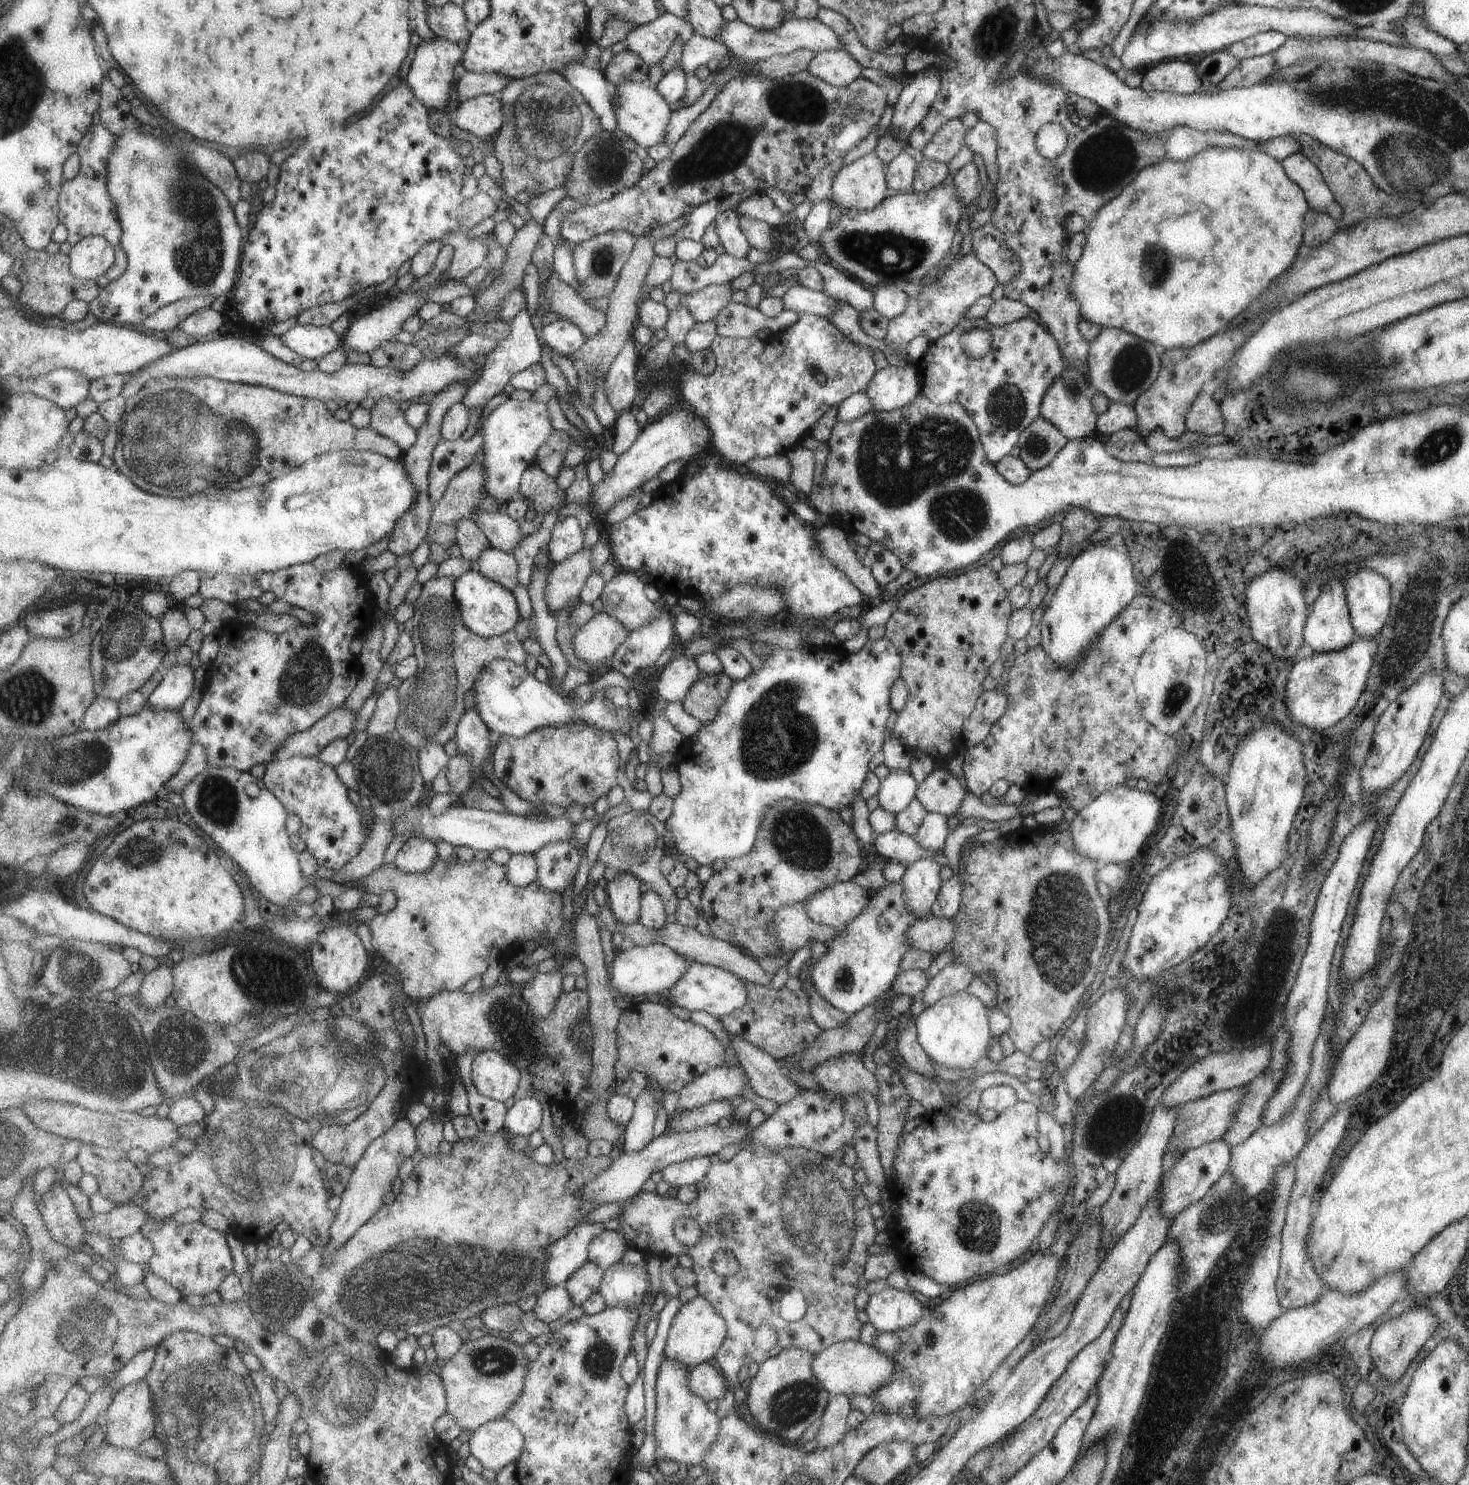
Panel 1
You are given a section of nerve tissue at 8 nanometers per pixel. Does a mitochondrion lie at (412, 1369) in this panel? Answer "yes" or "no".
no

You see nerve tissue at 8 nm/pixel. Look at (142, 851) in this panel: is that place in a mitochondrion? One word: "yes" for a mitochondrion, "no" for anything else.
yes

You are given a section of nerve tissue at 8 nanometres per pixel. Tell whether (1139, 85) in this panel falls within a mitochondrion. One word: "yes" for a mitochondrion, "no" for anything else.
no

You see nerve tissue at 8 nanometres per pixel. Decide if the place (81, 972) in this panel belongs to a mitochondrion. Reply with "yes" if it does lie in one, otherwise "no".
yes

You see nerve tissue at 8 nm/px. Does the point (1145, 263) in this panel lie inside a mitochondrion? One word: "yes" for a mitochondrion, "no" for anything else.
yes

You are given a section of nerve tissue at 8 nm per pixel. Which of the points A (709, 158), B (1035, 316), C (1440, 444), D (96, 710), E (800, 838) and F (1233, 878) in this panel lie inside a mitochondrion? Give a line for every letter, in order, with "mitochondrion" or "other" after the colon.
A: mitochondrion
B: other
C: mitochondrion
D: other
E: mitochondrion
F: other

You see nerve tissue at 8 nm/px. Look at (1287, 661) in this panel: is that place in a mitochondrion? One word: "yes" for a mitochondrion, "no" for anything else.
no

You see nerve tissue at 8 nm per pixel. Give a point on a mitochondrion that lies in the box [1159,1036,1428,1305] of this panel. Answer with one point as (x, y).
(1221, 1211)

